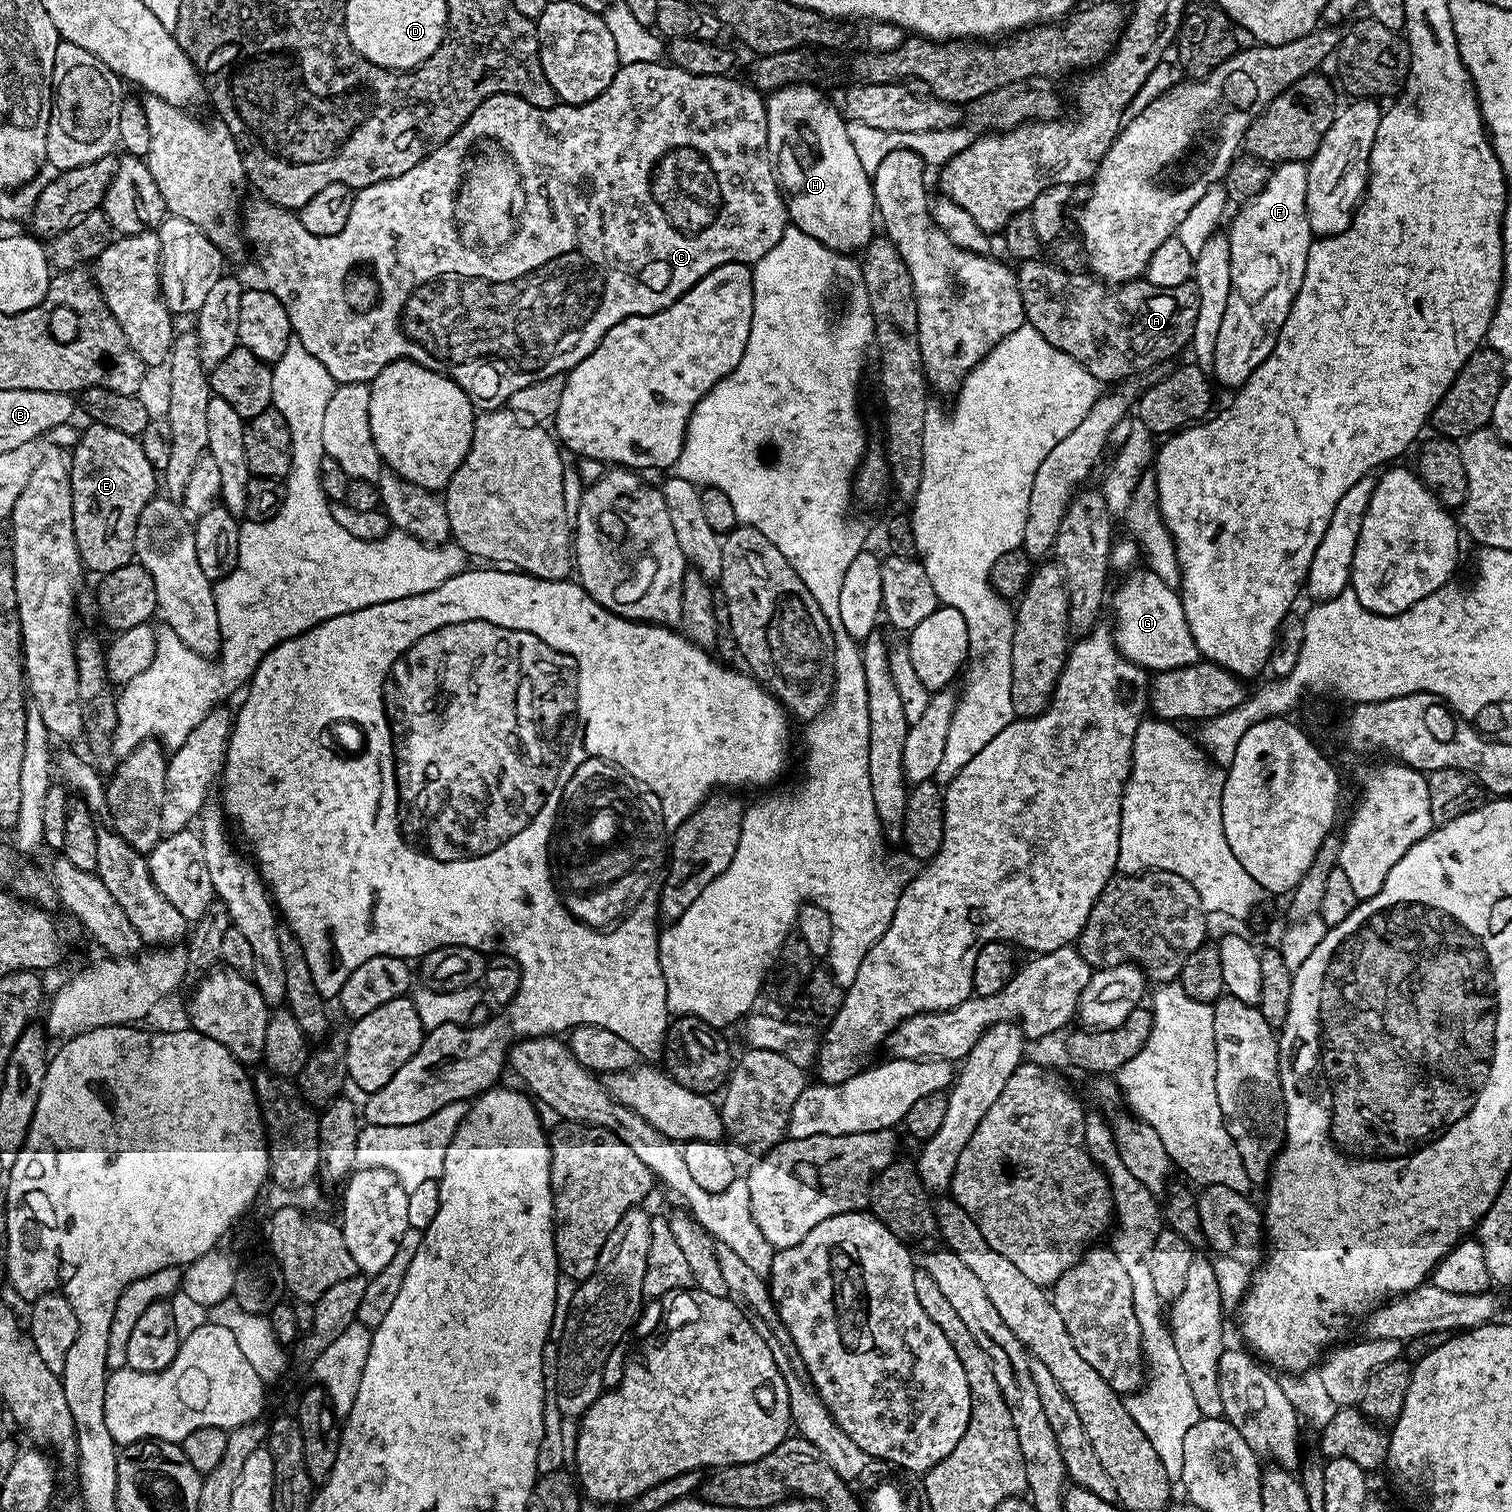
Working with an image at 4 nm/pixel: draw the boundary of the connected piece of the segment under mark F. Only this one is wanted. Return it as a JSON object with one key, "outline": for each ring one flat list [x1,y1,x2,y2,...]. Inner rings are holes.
{"outline":[[1288,160,1285,164,1275,165,1269,171,1263,190,1241,207,1244,209,1233,218,1232,225,1226,229,1232,271,1230,302,1226,302,1226,314,1222,318,1221,328,1218,329,1218,342,1214,346,1210,372,1217,385,1225,384,1229,390,1240,388,1250,378,1250,374,1254,374,1254,370,1262,366,1262,362,1266,362,1276,345,1276,336,1290,314,1290,306,1302,286,1302,278,1306,274,1306,258,1314,239,1306,214,1307,177,1307,163]]}

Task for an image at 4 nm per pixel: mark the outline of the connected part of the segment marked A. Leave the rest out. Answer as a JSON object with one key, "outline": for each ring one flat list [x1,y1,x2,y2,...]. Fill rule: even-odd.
{"outline":[[1040,258,1026,260,1015,269,1018,290,1024,303,1024,319,1038,330,1038,334,1042,334,1042,338,1046,338,1046,342,1050,342,1050,346,1062,354,1070,354,1070,358,1081,364,1097,382,1128,380,1189,347,1194,318,1198,318,1195,283,1159,288,1141,278,1107,288,1099,279,1084,272,1064,272,1055,264,1043,264,1042,261]]}

